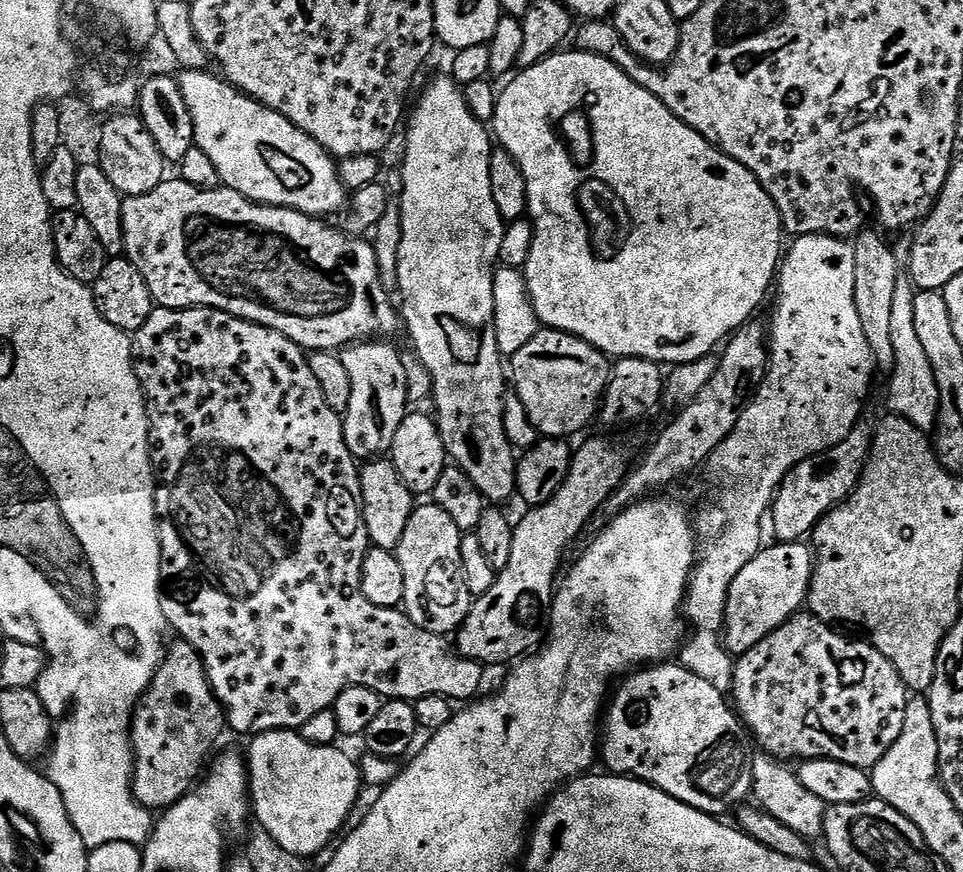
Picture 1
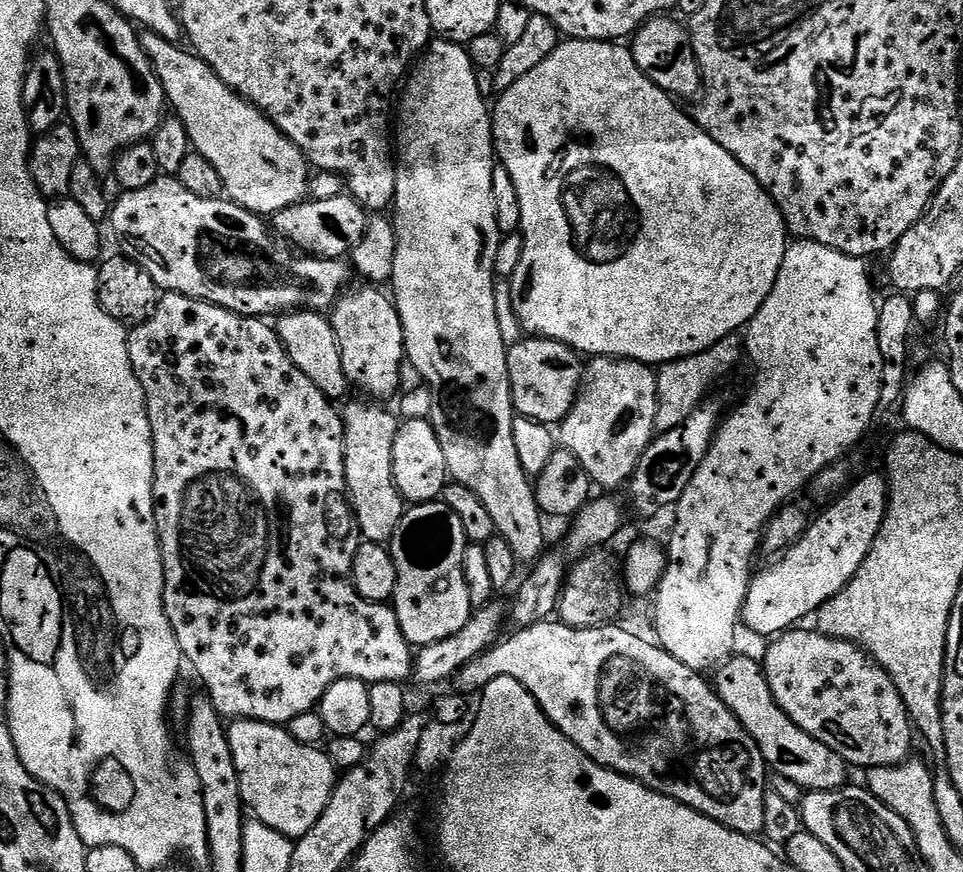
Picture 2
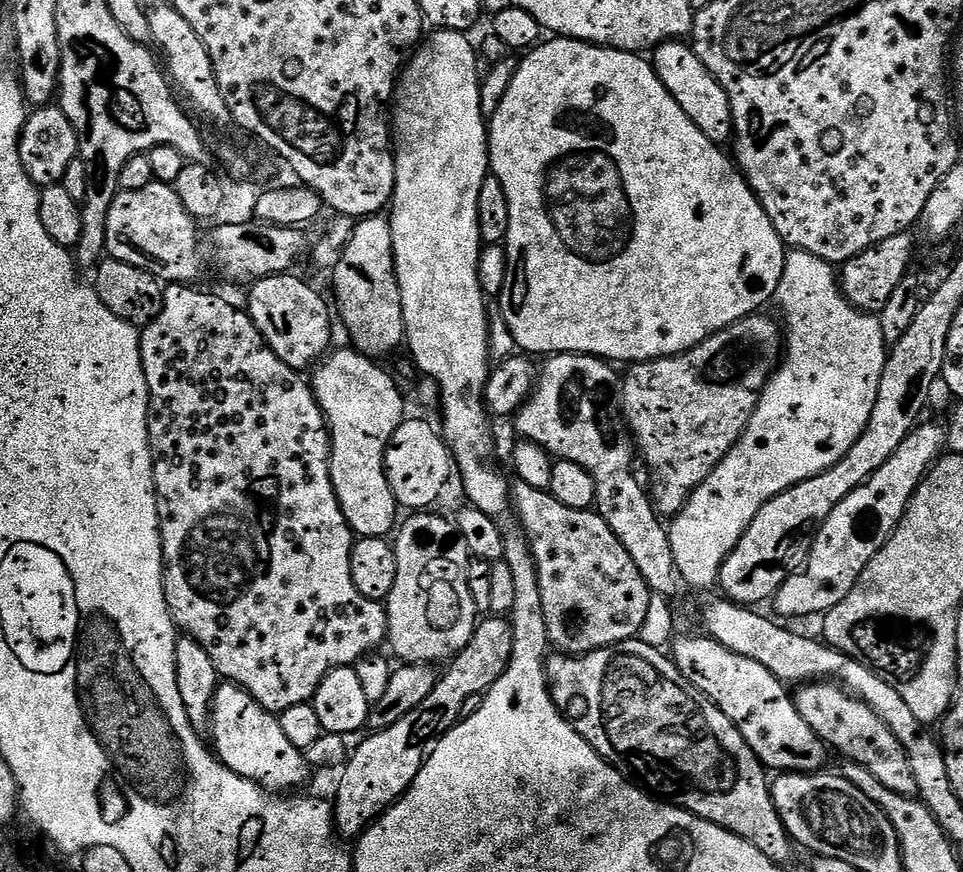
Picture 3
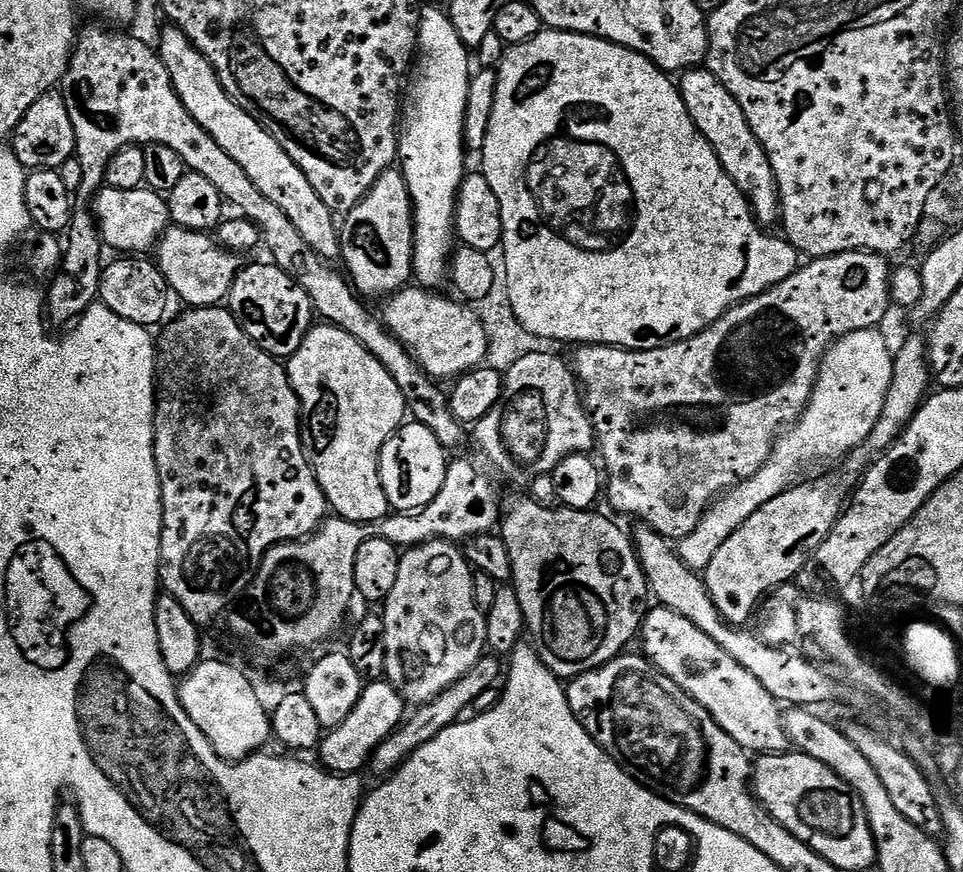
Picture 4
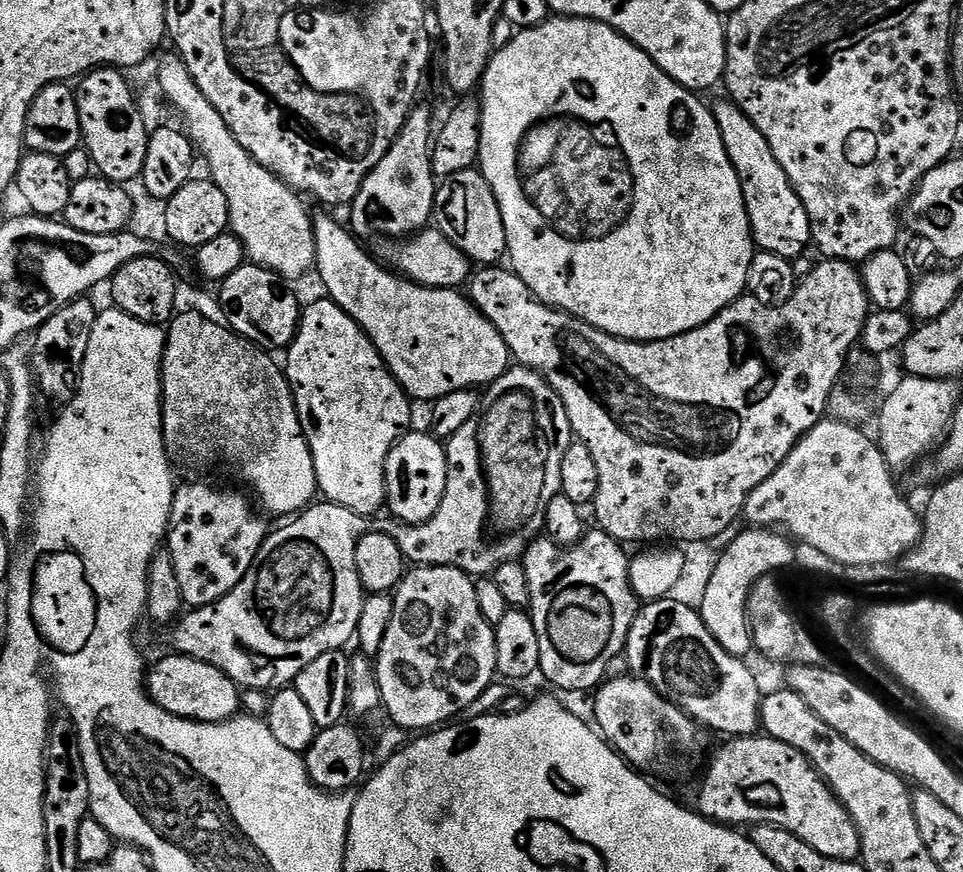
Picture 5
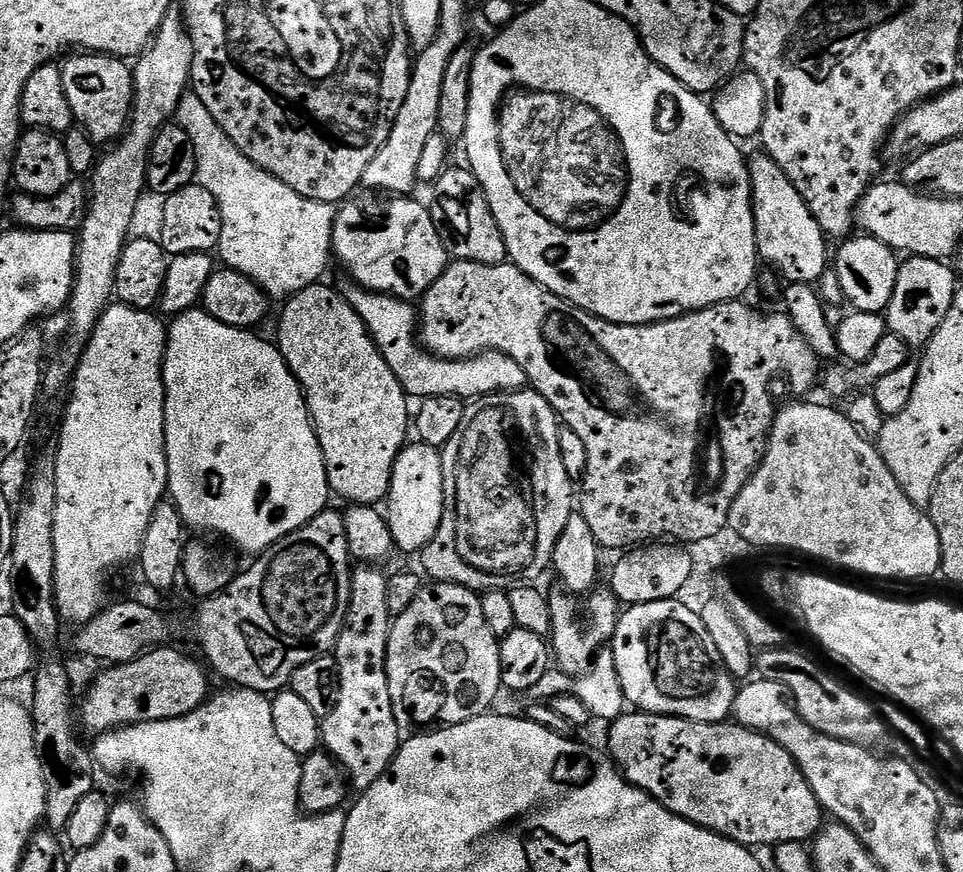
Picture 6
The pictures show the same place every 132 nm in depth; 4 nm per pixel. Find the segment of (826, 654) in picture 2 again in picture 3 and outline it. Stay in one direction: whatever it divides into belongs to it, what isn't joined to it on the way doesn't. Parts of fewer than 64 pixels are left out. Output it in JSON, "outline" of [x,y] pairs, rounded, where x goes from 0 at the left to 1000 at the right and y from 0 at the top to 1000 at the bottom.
{"outline":[[[840,782],[826,790],[825,802],[829,819],[837,823],[841,837],[845,837],[865,864],[873,862],[877,873],[903,883],[920,906],[928,906],[928,911],[938,913],[952,912],[953,896],[949,892],[949,883],[937,851],[924,842],[924,833],[920,833],[920,828],[916,828],[899,805],[889,802],[867,782]]]}

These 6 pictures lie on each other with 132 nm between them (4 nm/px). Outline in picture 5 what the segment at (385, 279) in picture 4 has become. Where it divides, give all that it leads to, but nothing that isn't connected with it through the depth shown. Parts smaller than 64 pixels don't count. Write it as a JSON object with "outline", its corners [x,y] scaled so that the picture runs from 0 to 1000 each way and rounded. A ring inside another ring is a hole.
{"outline":[[[429,123],[405,172],[388,190],[366,228],[363,261],[375,276],[411,275],[427,272],[445,260],[453,241],[455,204],[449,198],[451,142],[444,124]],[[415,271],[415,272],[414,272]]]}

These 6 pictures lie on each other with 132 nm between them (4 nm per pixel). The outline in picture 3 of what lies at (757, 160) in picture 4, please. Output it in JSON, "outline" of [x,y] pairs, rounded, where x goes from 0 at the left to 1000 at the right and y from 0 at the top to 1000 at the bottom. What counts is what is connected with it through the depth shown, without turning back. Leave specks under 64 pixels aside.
{"outline":[[[695,46],[693,50],[686,50],[676,61],[675,72],[683,85],[687,99],[692,99],[694,109],[702,114],[704,122],[708,122],[712,135],[717,135],[717,140],[725,144],[728,156],[732,156],[736,163],[745,167],[752,167],[755,161],[757,164],[761,159],[760,123],[754,103],[727,70],[718,49]]]}

